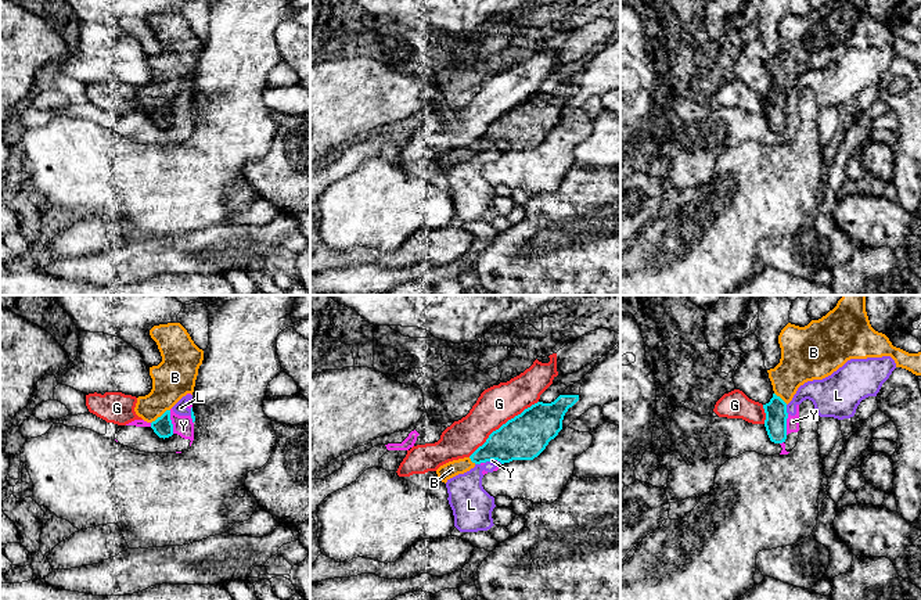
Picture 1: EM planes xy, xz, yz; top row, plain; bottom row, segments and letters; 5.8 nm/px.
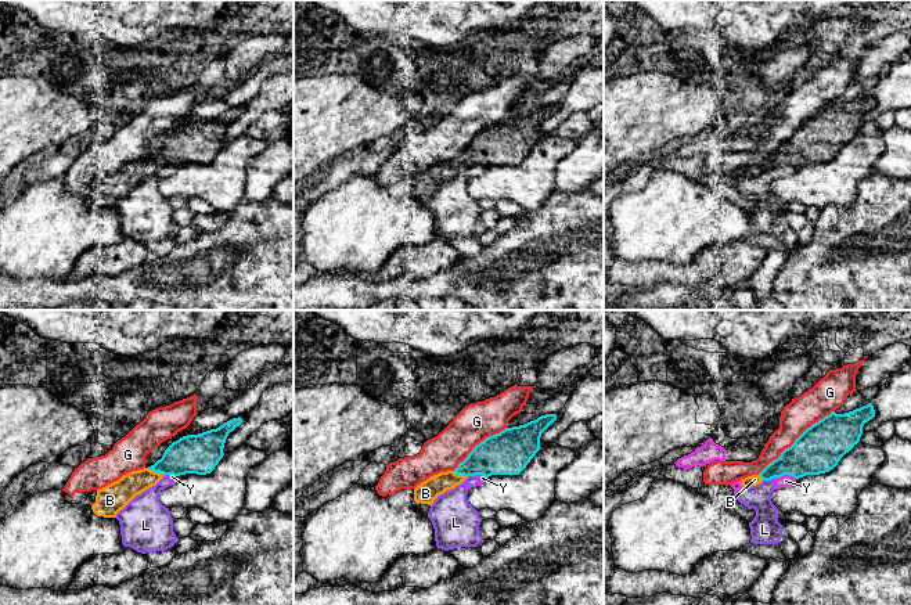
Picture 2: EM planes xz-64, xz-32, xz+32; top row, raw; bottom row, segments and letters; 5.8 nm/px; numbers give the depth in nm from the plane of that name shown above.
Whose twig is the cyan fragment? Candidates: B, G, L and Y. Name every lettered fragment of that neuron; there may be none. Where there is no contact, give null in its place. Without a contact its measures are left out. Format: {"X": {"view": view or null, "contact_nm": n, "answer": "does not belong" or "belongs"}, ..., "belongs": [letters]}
{"B": {"view": "xy", "contact_nm": 140, "answer": "belongs"}, "G": {"view": "xz", "contact_nm": 500, "answer": "does not belong"}, "L": {"view": "yz", "contact_nm": 60, "answer": "does not belong"}, "Y": {"view": "xy", "contact_nm": 140, "answer": "does not belong"}, "belongs": ["B"]}

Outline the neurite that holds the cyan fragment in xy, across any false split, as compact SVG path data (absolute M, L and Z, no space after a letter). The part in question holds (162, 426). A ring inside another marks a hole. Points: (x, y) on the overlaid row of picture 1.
M180 323L154 326L150 335L158 345L162 362L150 367L152 389L137 398L134 412L165 439L173 435L170 409L183 396L194 392L204 351L194 344Z

